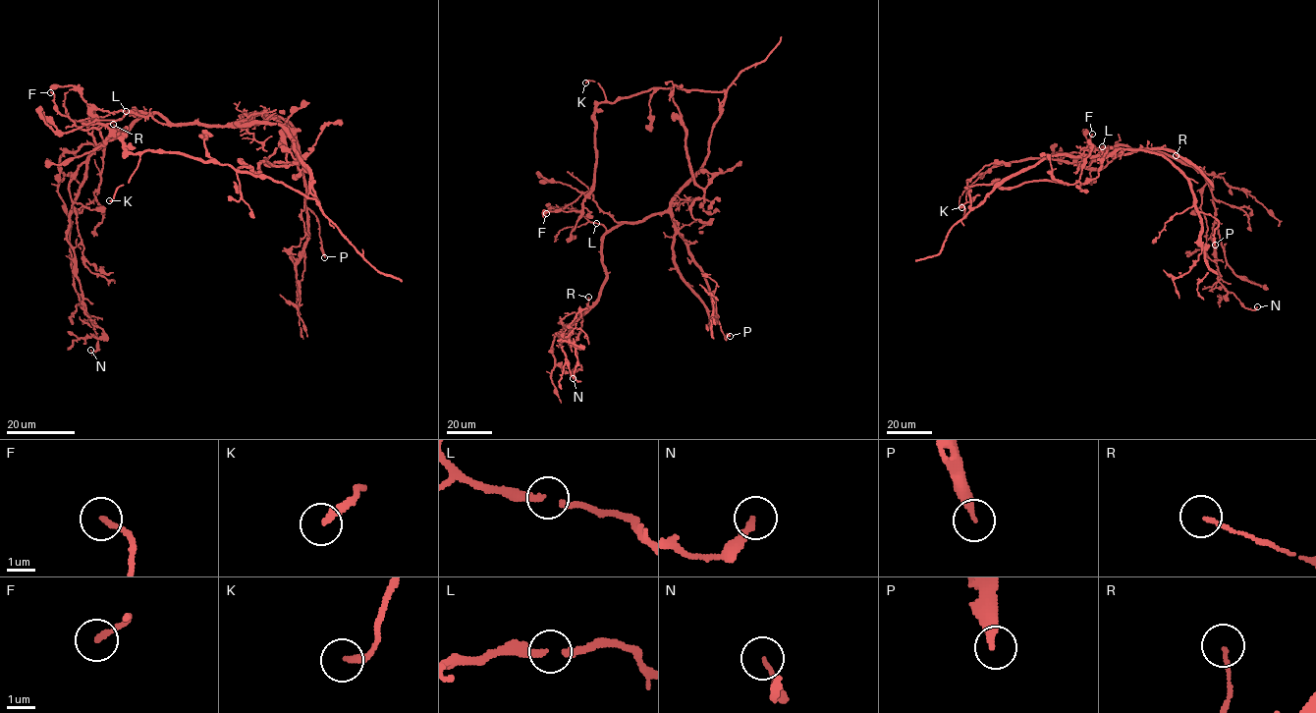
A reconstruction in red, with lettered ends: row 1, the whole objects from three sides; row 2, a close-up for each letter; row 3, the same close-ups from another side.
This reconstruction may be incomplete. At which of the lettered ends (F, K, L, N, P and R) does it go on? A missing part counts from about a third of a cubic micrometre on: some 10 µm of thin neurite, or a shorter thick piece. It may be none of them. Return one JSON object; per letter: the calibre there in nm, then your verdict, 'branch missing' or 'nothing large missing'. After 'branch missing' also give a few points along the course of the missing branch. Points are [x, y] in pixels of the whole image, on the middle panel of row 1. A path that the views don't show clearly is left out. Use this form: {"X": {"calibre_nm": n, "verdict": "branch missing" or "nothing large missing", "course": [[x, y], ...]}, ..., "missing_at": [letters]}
{"F": {"calibre_nm": 180, "verdict": "nothing large missing"}, "K": {"calibre_nm": 240, "verdict": "branch missing"}, "L": {"calibre_nm": 220, "verdict": "nothing large missing"}, "N": {"calibre_nm": 190, "verdict": "nothing large missing"}, "P": {"calibre_nm": 240, "verdict": "nothing large missing"}, "R": {"calibre_nm": 130, "verdict": "nothing large missing"}, "missing_at": ["K"]}

